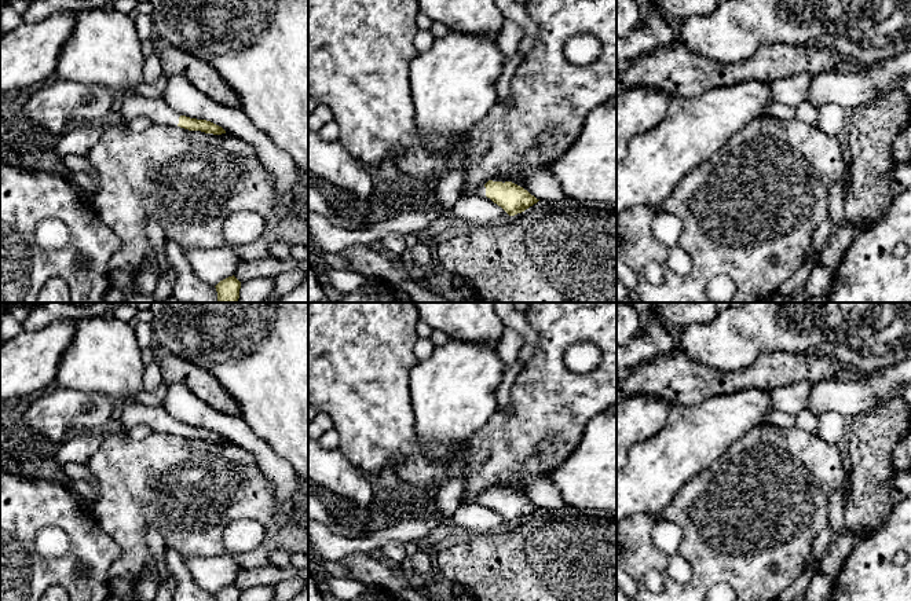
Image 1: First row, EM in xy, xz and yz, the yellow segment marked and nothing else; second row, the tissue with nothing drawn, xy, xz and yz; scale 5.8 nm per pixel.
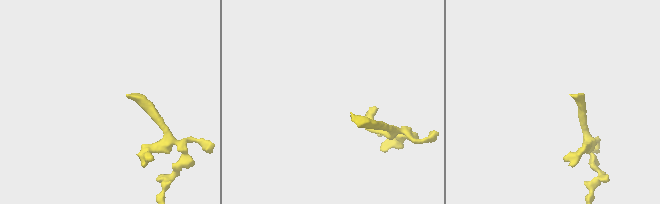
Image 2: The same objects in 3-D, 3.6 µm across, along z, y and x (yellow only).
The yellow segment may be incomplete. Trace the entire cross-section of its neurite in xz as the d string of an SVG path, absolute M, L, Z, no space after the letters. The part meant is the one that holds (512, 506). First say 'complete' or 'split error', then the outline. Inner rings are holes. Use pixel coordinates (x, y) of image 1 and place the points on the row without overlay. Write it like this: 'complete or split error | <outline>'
split error | M489 488L484 494L482 492L471 498L469 502L490 506L509 524L522 521L539 509L527 498L512 490L502 491Z

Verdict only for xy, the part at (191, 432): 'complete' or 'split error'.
split error

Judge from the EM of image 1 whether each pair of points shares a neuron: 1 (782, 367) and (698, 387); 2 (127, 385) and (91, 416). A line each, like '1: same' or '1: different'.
1: same
2: different

